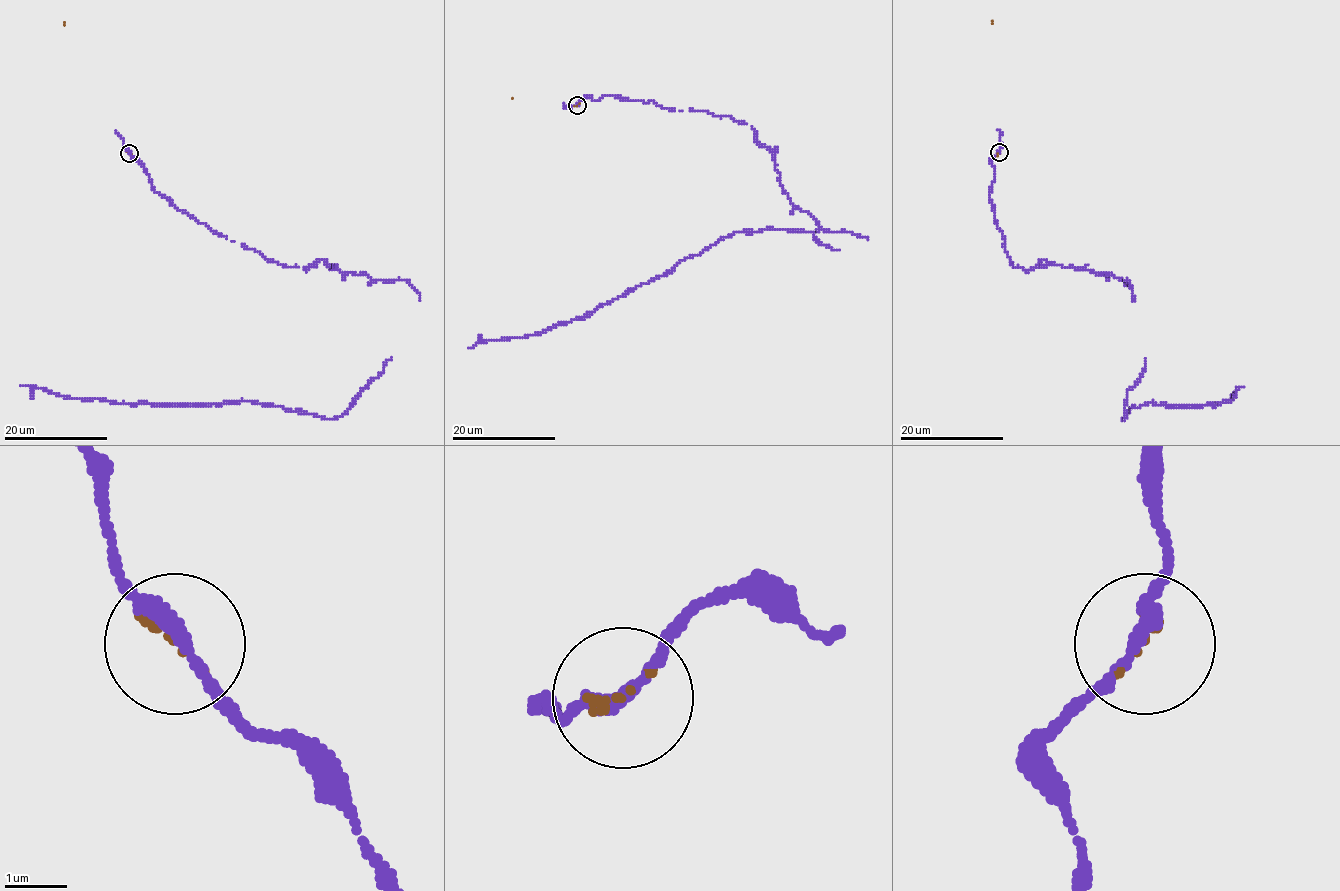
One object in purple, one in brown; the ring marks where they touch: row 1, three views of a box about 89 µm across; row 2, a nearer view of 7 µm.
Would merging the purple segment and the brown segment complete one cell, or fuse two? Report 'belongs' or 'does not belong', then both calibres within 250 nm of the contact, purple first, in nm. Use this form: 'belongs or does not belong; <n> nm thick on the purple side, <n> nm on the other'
belongs; 240 nm thick on the purple side, 100 nm on the other

